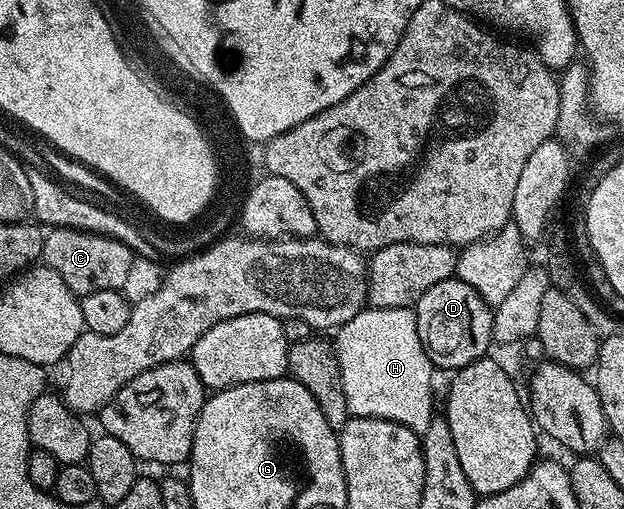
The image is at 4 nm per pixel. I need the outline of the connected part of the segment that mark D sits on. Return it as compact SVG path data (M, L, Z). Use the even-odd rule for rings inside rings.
M457 277L437 281L414 305L417 333L425 353L436 368L444 367L447 373L454 373L459 368L473 361L484 358L493 347L491 330L494 327L493 309L473 289Z

